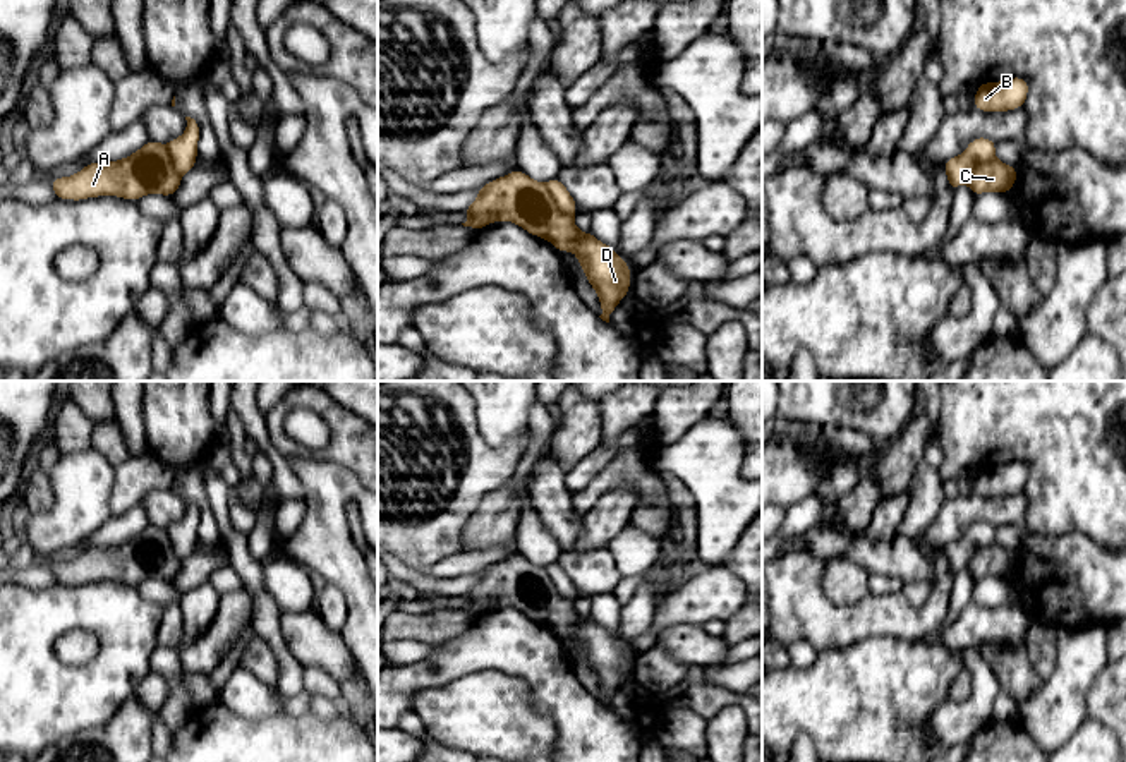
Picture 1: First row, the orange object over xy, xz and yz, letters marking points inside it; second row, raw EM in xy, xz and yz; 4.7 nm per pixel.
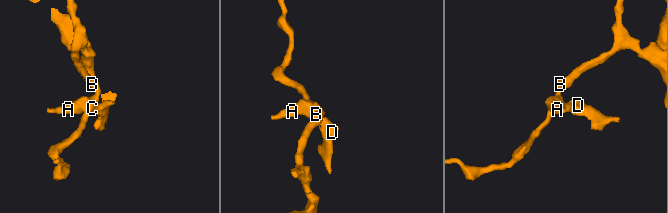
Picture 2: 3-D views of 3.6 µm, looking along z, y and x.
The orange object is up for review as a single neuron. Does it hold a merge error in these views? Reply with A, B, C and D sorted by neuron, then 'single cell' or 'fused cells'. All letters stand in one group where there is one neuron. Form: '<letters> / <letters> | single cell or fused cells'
A C D / B | fused cells

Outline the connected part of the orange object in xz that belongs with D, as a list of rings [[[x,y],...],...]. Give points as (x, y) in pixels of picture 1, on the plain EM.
[[[520,554],[501,563],[494,563],[479,573],[477,584],[463,596],[469,604],[462,608],[474,614],[493,606],[513,606],[525,616],[549,625],[560,637],[573,635],[582,649],[587,666],[599,680],[602,705],[609,707],[613,693],[630,674],[630,650],[618,640],[614,633],[597,625],[592,618],[584,618],[575,611],[573,602],[566,601],[549,578],[544,566],[536,566]]]

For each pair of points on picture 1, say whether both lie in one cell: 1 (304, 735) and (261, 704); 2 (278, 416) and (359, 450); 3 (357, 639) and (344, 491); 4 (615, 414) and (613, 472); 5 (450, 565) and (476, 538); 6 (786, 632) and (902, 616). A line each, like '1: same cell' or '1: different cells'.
1: different cells
2: same cell
3: same cell
4: different cells
5: different cells
6: same cell

